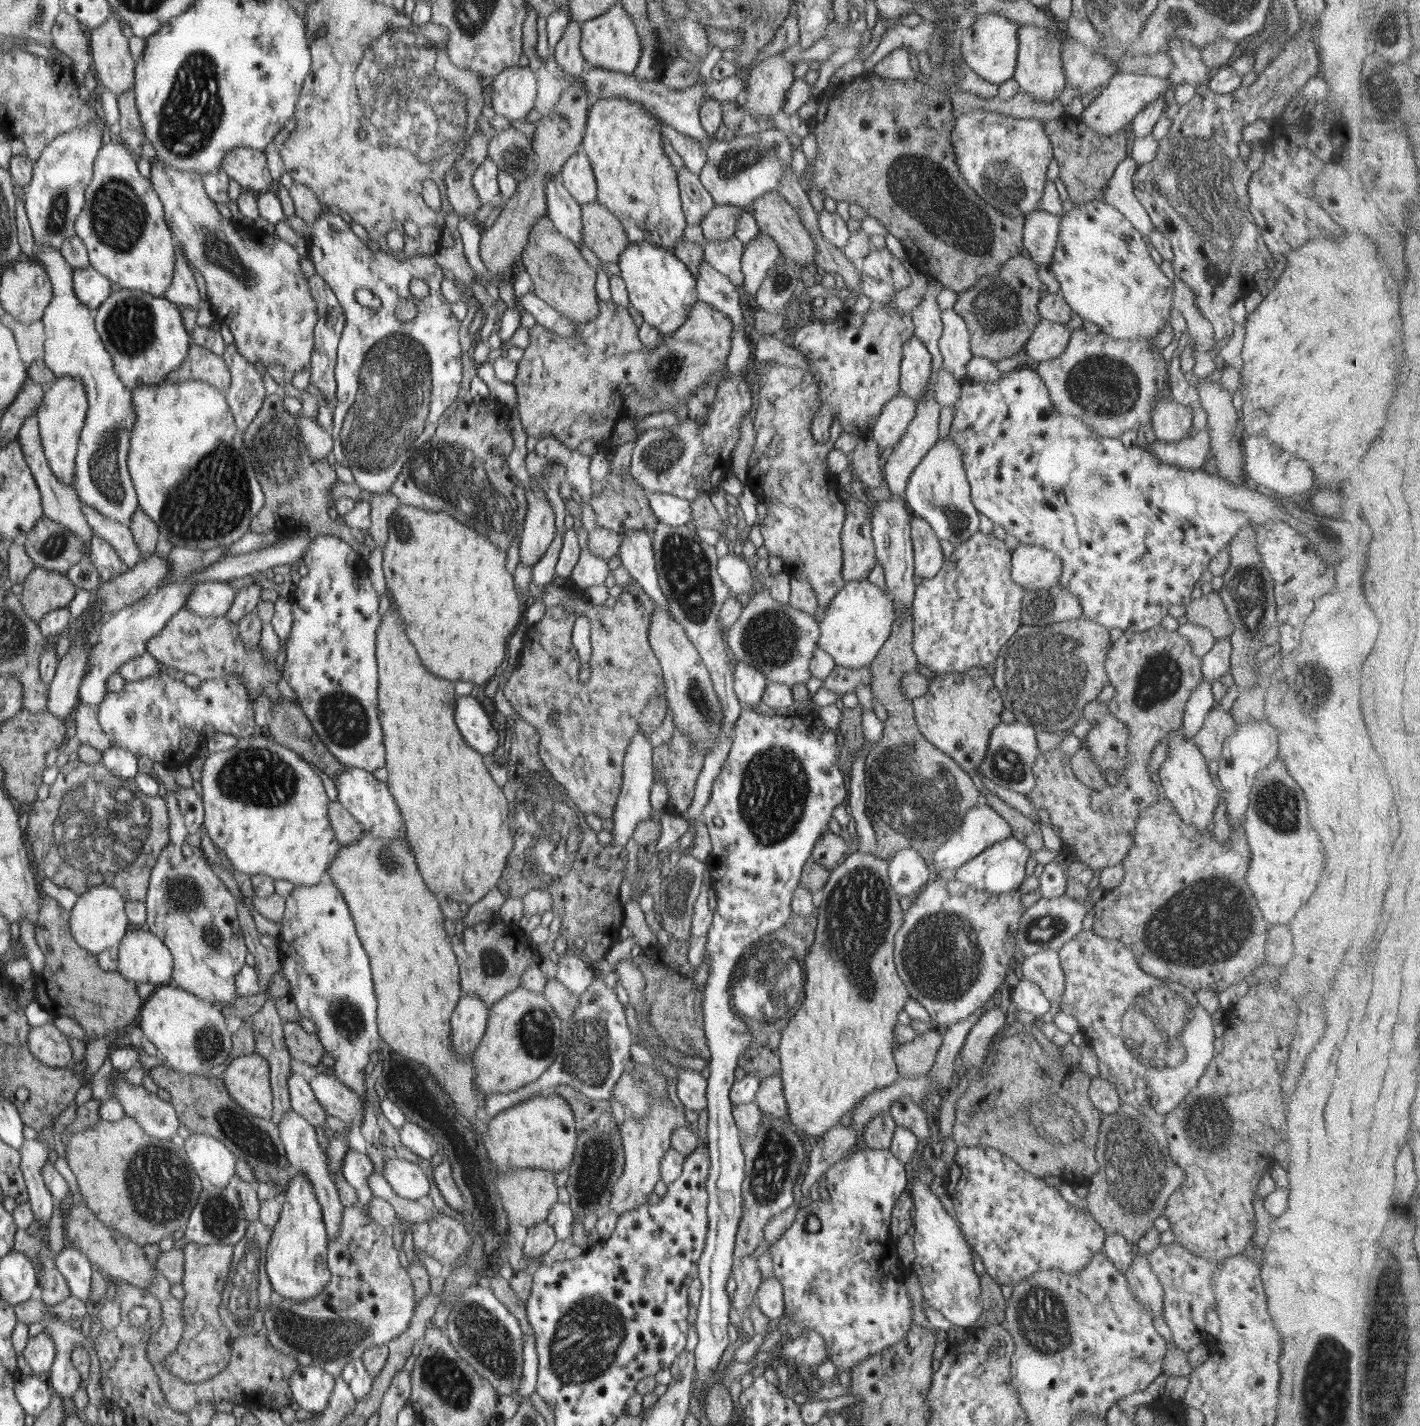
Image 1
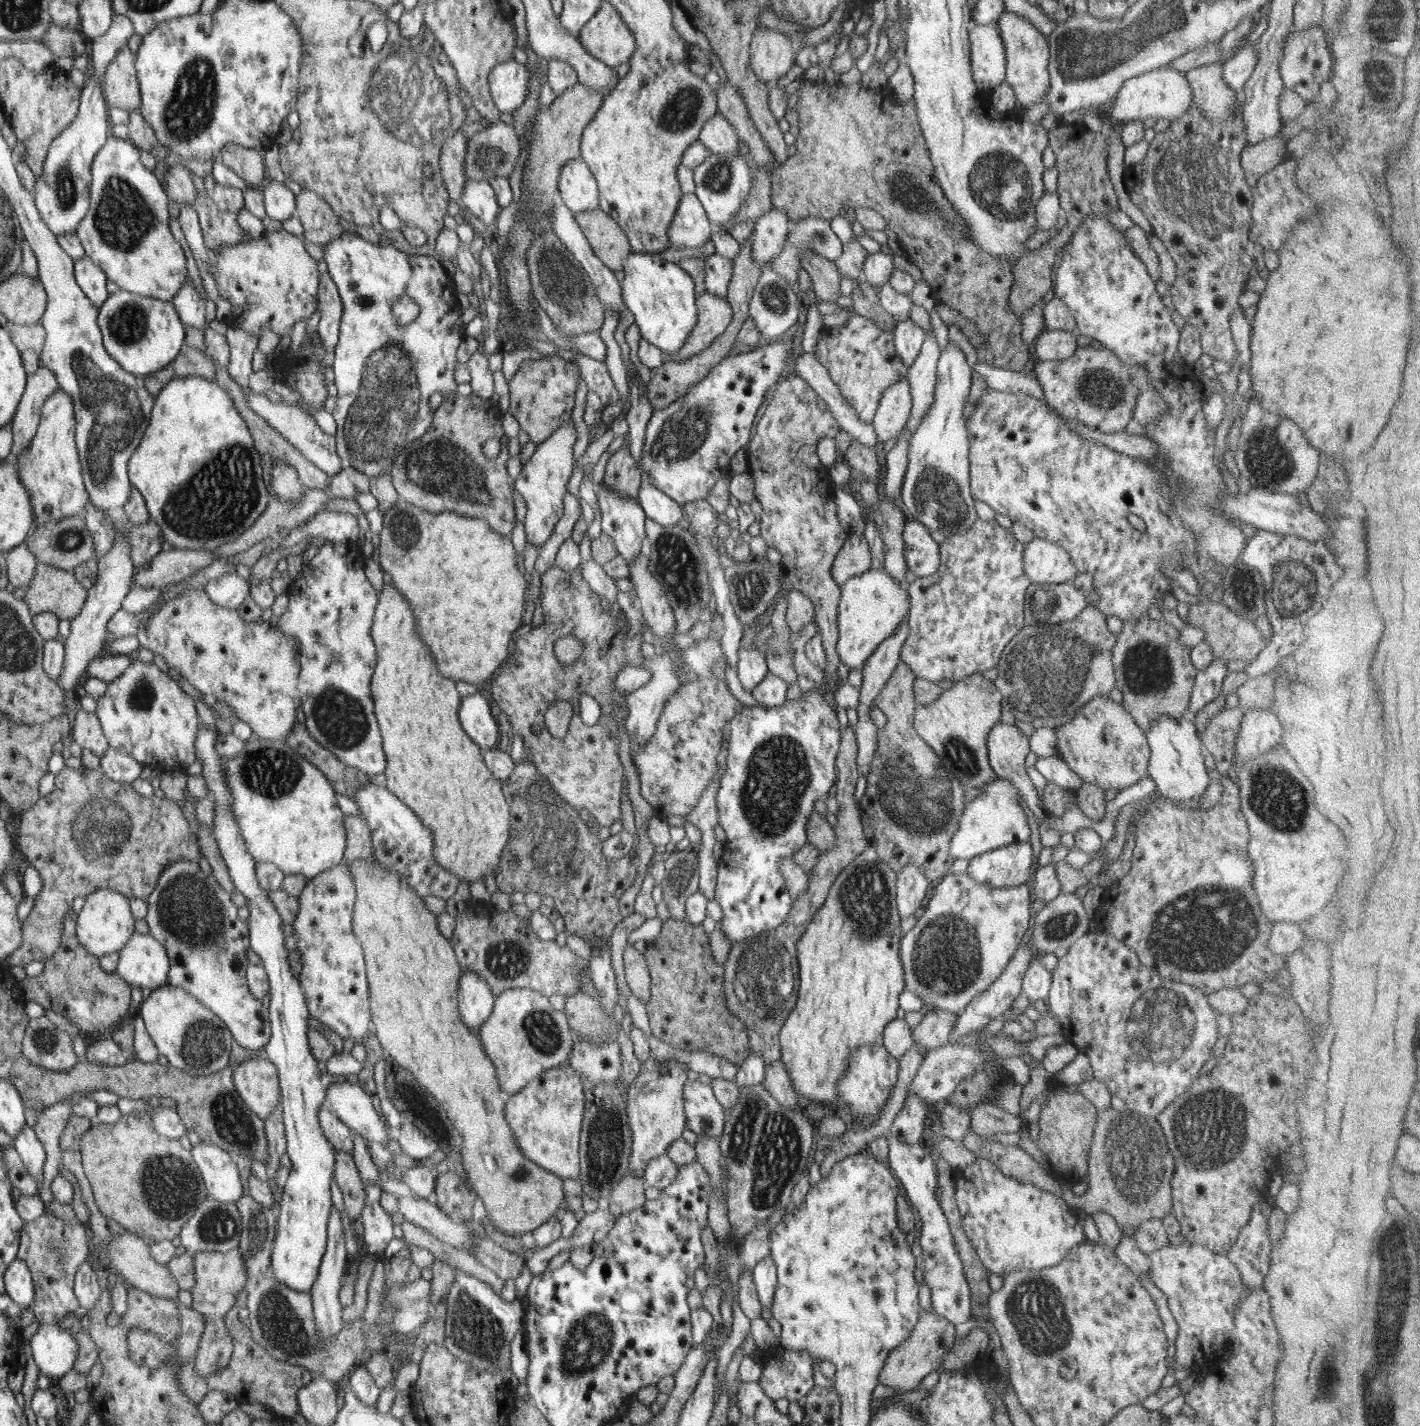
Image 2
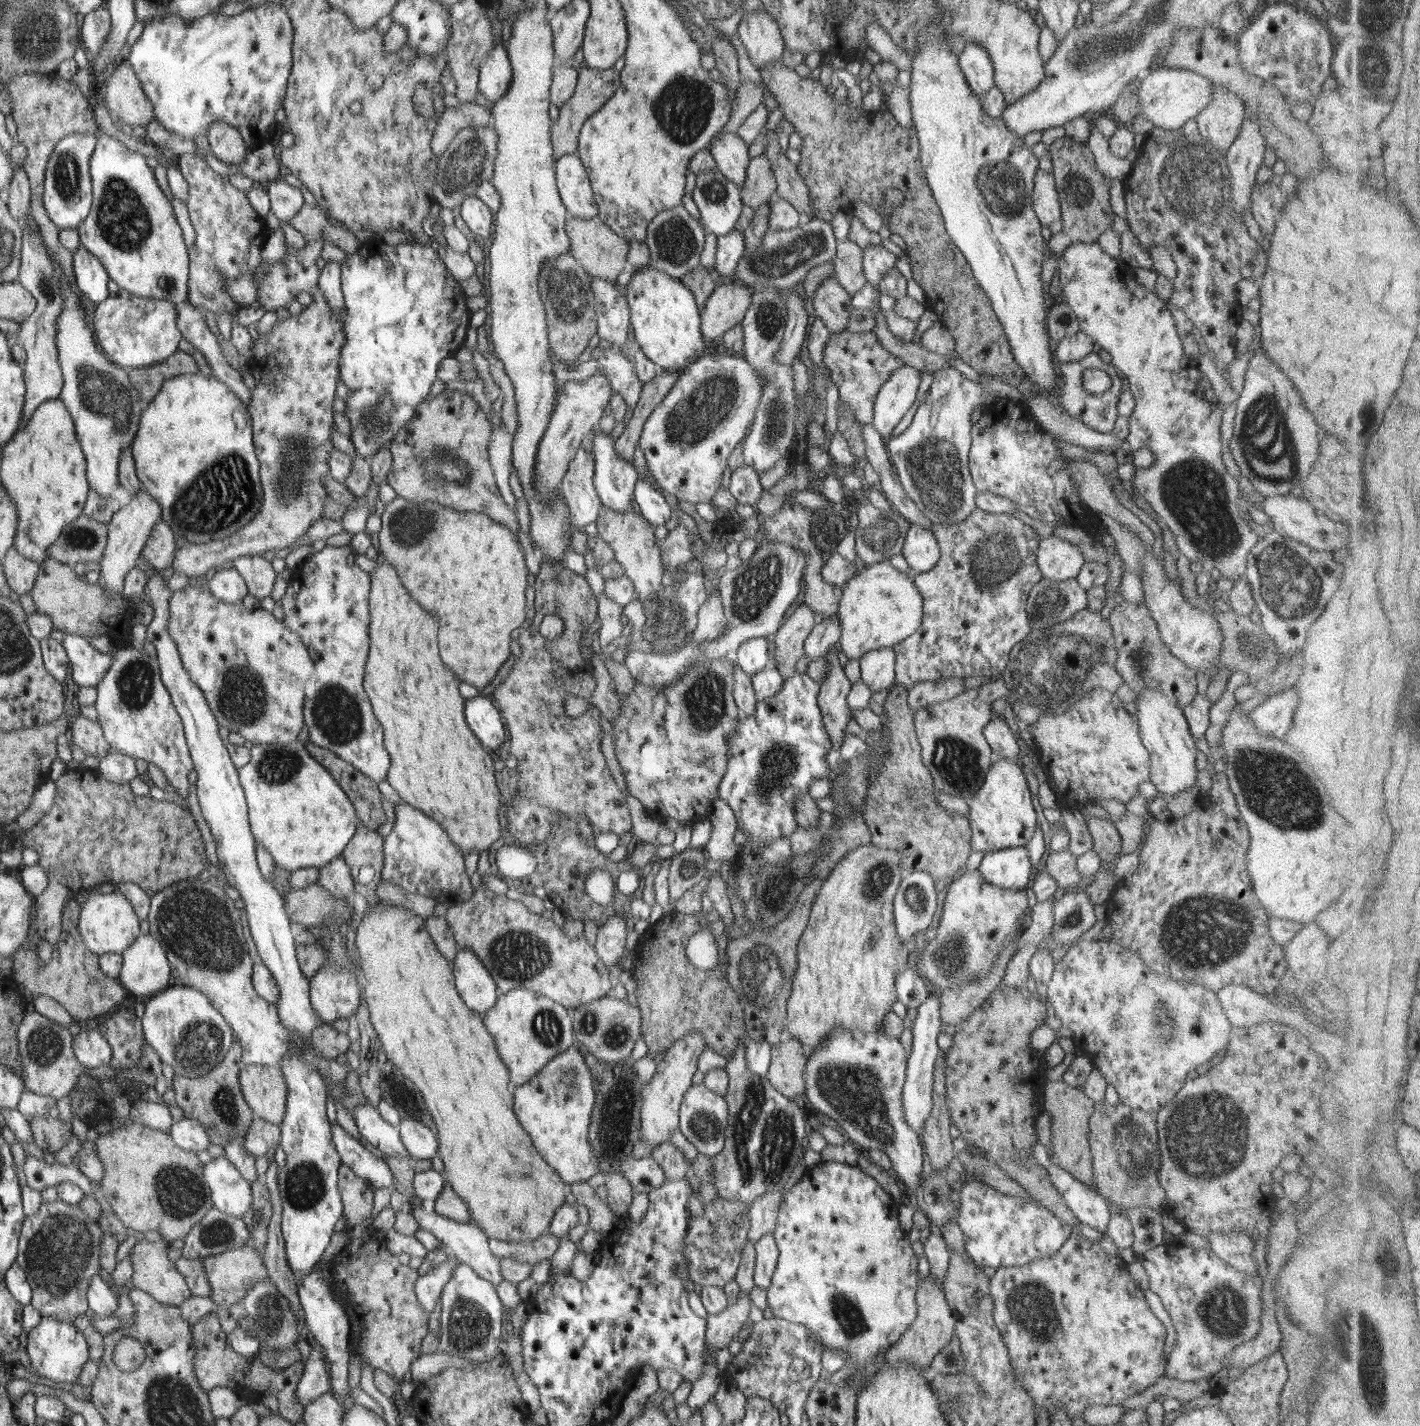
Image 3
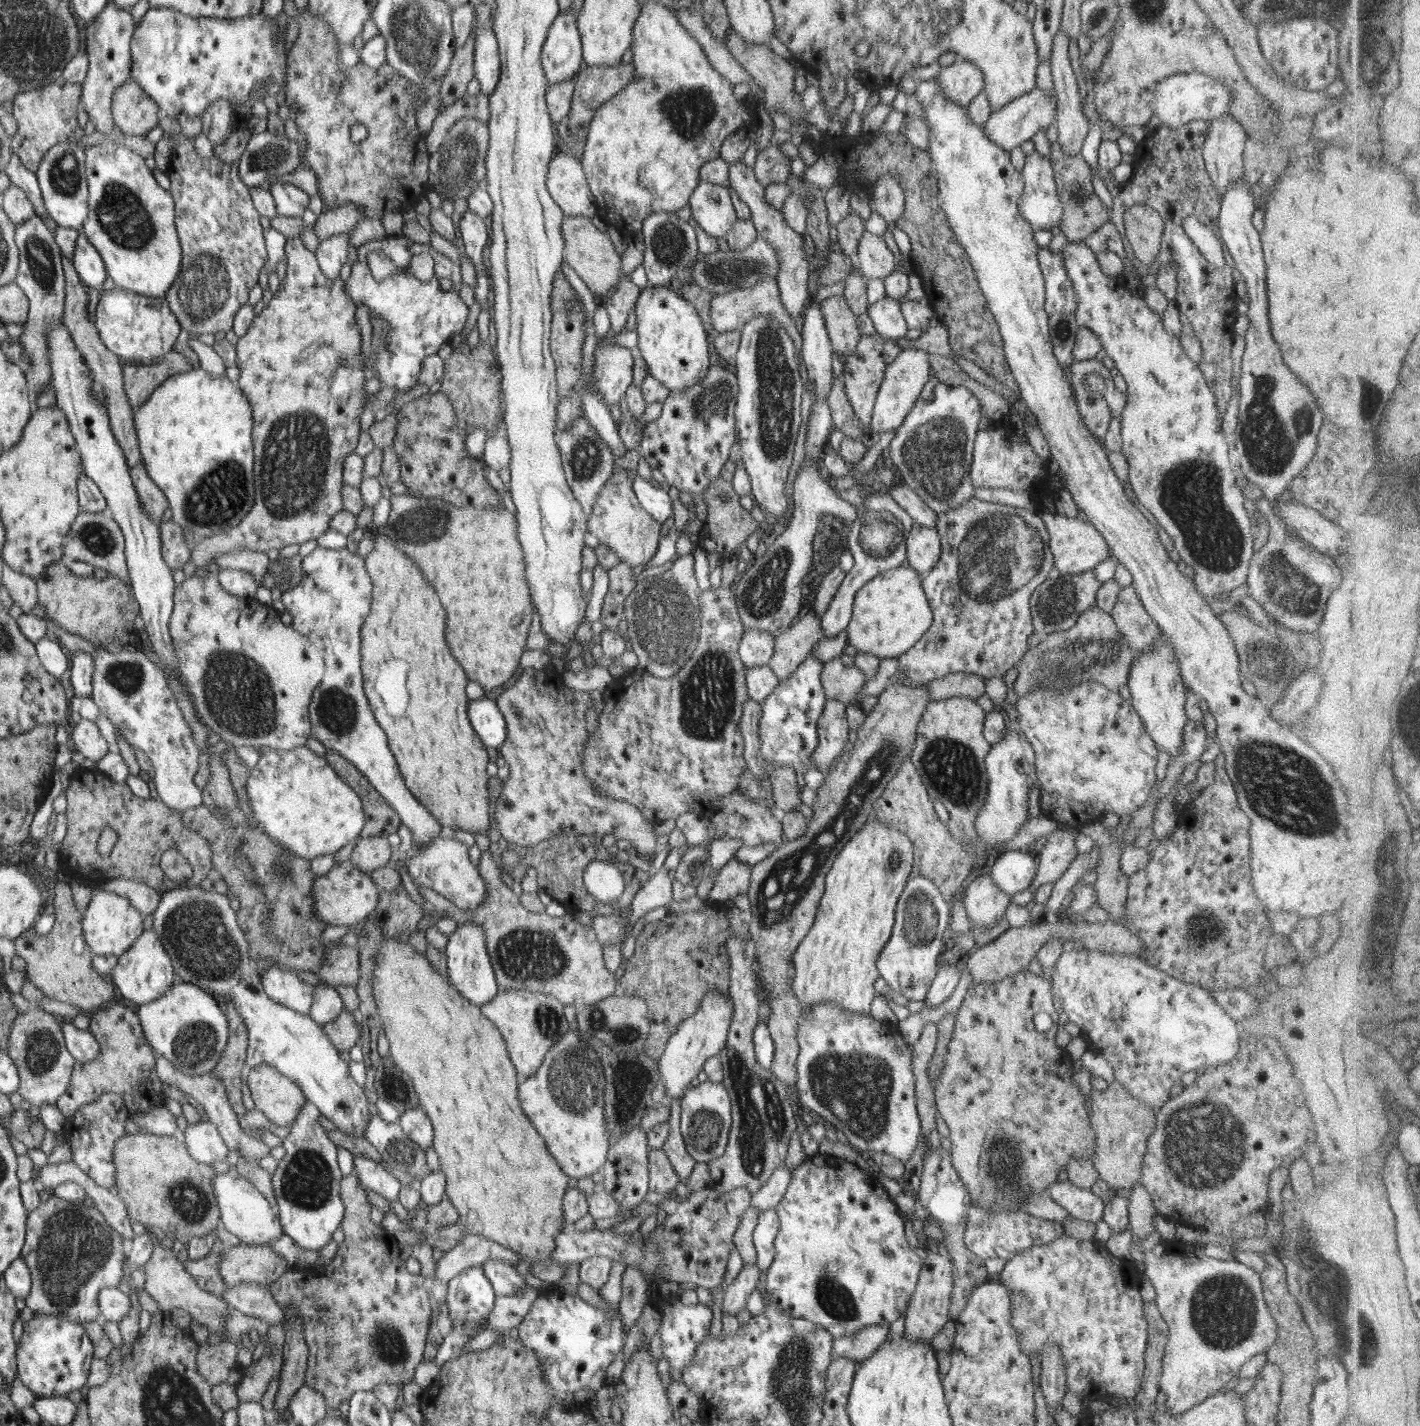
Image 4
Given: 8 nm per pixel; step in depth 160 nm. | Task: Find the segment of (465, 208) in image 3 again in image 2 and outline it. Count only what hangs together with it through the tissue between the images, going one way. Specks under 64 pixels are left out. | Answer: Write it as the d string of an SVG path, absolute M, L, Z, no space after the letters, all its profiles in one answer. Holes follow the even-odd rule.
M468 180L460 204L484 222L486 227L495 222L500 210L494 189L488 180Z

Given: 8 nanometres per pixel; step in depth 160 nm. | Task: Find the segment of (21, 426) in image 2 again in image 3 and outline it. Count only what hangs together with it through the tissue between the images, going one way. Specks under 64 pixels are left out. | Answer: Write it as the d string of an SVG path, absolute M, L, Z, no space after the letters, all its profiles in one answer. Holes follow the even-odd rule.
M31 228L24 229L23 236L23 265L20 266L20 274L18 280L21 285L27 288L35 296L37 300L37 308L31 314L31 317L26 319L26 322L20 323L21 331L18 332L19 344L26 352L26 363L24 366L27 378L27 403L24 405L23 424L26 425L35 414L35 410L39 408L44 402L52 399L59 399L59 395L63 390L63 369L59 364L59 348L56 347L56 334L59 333L59 314L63 310L63 291L59 285L59 275L55 272L54 261L52 261L52 254L48 251L46 244L43 242L40 231L31 230Z

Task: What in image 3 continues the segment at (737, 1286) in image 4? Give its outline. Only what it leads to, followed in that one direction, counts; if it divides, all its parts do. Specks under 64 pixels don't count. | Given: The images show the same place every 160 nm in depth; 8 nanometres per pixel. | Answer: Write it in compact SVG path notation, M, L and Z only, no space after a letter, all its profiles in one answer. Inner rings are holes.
M740 1291L734 1304L727 1304L726 1309L719 1314L708 1315L704 1356L708 1353L716 1354L718 1350L729 1346L744 1323L750 1320L749 1313L752 1305L750 1294Z

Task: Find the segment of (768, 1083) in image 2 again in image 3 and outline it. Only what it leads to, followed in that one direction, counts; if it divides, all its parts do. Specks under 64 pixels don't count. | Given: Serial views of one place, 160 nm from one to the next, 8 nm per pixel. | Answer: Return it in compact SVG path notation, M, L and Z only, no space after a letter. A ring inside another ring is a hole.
M784 1030L781 1041L771 1047L771 1063L766 1077L786 1098L796 1098L804 1095L806 1063L807 1057L801 1042Z

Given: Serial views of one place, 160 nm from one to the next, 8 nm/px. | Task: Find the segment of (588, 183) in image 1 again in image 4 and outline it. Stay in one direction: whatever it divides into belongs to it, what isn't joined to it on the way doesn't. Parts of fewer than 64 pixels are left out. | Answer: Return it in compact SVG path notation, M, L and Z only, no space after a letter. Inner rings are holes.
M565 150L549 162L546 184L564 217L592 218L600 214L581 160L569 151Z

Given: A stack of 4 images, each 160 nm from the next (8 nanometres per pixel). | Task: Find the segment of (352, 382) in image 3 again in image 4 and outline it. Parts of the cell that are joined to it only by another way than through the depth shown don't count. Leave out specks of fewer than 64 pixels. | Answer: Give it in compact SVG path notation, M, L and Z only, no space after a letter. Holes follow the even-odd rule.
M386 236L384 240L380 242L380 239L367 242L357 249L357 259L352 265L351 275L345 282L344 290L350 295L351 299L356 302L356 304L366 304L369 308L369 314L375 314L376 317L380 317L382 321L388 323L388 336L386 336L386 348L382 350L375 350L372 352L372 364L368 366L368 371L374 371L372 374L376 374L378 380L386 388L396 388L396 396L402 395L404 392L408 392L414 385L418 383L420 376L420 371L422 371L422 361L424 359L437 355L440 350L440 346L443 344L452 345L452 335L456 332L463 330L464 324L466 324L466 316L468 316L468 306L460 300L460 288L462 288L462 266L458 263L450 261L448 257L434 252L434 278L428 282L422 282L418 278L412 278L409 274L406 274L406 268L412 260L412 257L418 252L432 252L432 247L429 243L420 244L414 243L412 240L408 240L406 236ZM374 250L382 250L382 252L389 256L400 268L398 272L387 276L386 280L376 281L372 274L370 274L370 268L368 268L368 254L374 252ZM448 278L453 282L452 288L448 291L444 291L440 287L440 279Z

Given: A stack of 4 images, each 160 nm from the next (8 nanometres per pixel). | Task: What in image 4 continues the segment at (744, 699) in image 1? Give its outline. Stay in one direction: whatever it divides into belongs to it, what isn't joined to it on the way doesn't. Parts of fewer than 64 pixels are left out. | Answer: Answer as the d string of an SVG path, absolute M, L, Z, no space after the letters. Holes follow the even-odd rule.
M751 628L744 631L739 642L739 655L749 669L769 664L775 647L775 637L765 630Z

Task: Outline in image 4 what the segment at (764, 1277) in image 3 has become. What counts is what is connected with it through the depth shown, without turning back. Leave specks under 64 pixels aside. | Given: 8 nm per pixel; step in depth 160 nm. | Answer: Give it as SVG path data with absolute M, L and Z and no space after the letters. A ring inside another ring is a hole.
M775 1208L760 1212L753 1232L753 1243L757 1250L757 1265L767 1272L775 1257L774 1241L779 1231L779 1218Z

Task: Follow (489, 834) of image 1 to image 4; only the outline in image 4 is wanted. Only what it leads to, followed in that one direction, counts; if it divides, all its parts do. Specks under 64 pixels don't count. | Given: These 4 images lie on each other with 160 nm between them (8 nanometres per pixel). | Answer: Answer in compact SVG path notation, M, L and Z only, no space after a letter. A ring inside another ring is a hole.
M374 529L374 549L366 556L367 570L374 582L374 601L372 602L372 610L363 623L362 628L362 671L363 671L363 689L366 691L367 698L370 700L372 710L376 710L375 718L380 718L380 726L384 726L384 732L387 734L390 750L399 763L400 774L403 775L404 782L408 790L411 791L415 798L419 800L423 806L431 812L436 821L440 822L442 828L447 831L462 830L472 833L472 835L488 834L490 831L490 806L488 806L488 774L486 774L486 766L488 766L488 754L482 746L482 739L478 738L478 733L472 730L471 721L468 722L466 716L466 706L468 706L468 698L466 698L466 674L462 670L462 666L454 660L454 656L450 654L448 646L446 646L446 638L444 638L444 628L446 628L446 612L434 592L432 586L428 586L428 582L422 578L422 572L418 570L418 566L408 558L402 550L399 549L381 529Z

